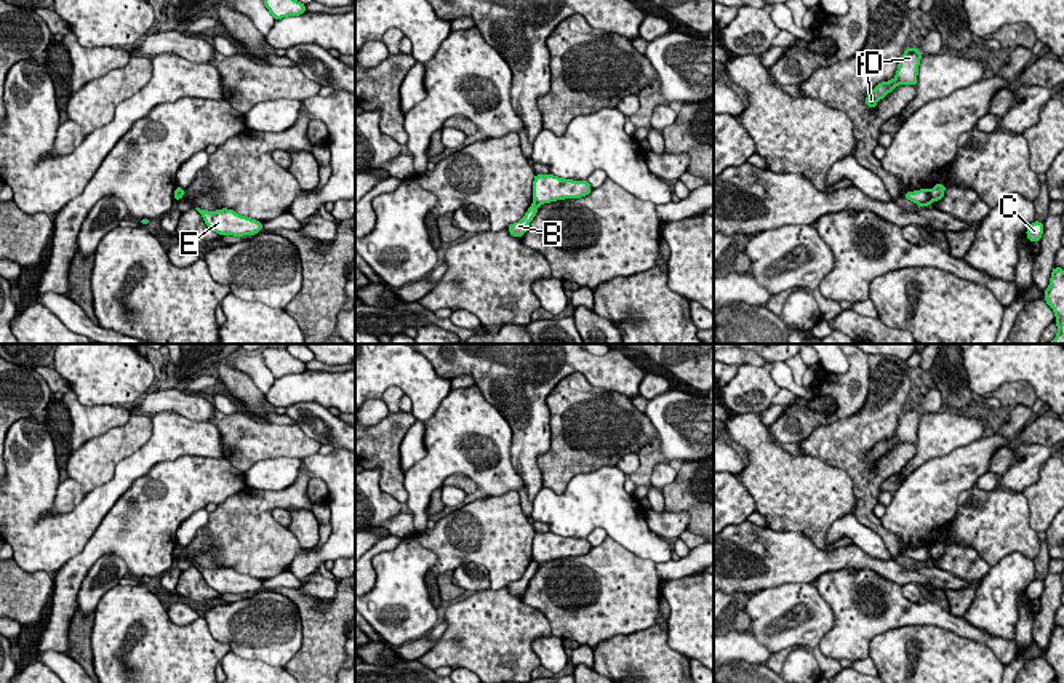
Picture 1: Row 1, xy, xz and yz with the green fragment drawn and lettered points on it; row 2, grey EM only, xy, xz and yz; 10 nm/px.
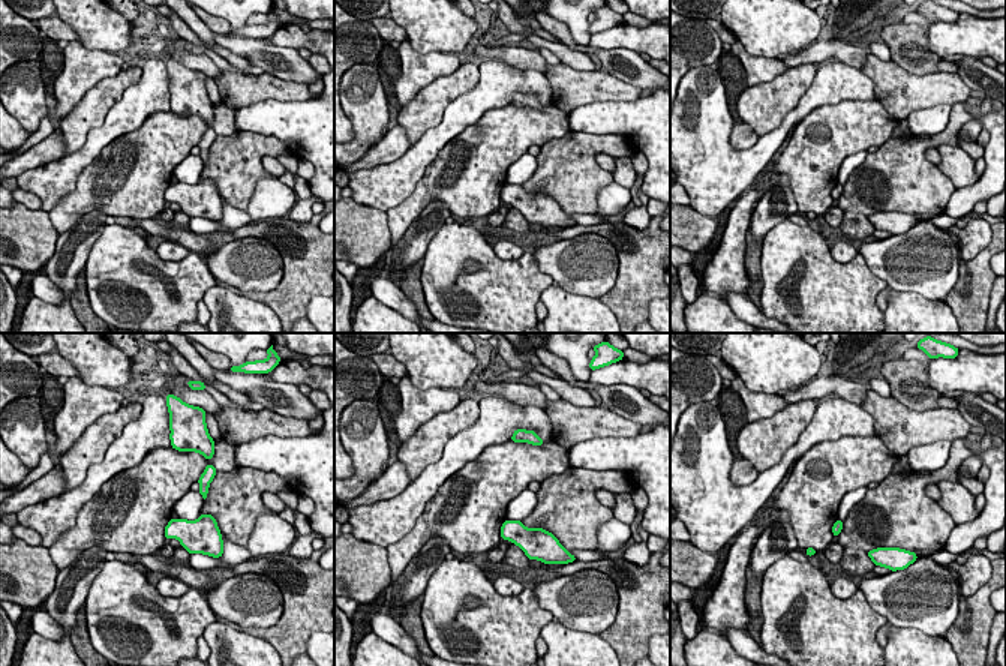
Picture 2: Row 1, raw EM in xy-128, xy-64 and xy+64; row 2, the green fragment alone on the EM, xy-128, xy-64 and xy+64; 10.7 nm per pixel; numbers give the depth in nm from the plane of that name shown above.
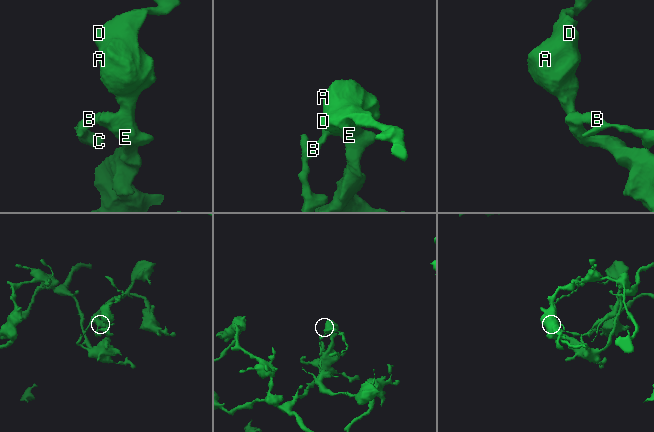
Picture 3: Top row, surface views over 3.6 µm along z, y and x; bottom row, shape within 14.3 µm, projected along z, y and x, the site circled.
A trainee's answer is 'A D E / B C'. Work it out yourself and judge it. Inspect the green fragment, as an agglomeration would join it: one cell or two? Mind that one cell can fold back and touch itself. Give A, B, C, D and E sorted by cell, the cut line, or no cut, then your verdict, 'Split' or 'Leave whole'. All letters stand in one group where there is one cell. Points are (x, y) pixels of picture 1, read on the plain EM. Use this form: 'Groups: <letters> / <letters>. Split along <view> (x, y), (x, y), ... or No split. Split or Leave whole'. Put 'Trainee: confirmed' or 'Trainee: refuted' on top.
Trainee: confirmed
Groups: A D E / B C. Split along yz (930, 549), (932, 559). Split

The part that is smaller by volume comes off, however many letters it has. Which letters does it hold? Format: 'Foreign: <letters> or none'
Foreign: B, C

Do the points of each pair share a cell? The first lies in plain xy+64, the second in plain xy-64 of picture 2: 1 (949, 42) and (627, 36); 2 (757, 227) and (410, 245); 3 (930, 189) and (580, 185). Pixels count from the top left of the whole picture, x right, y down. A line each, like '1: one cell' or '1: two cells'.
1: one cell
2: one cell
3: one cell

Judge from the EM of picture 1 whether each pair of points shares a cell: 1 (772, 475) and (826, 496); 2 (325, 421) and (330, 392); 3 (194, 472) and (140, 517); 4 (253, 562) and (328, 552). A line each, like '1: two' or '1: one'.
1: one
2: two
3: one
4: two

